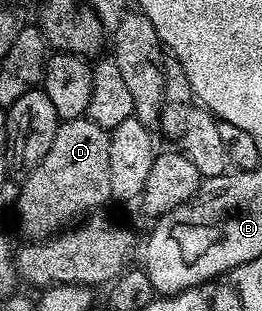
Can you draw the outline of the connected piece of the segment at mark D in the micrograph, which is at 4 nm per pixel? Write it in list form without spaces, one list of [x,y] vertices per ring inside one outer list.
[[[83,118],[59,123],[56,138],[52,138],[52,150],[44,154],[42,161],[20,184],[16,217],[30,235],[27,237],[45,238],[57,233],[75,218],[101,209],[98,207],[111,199],[109,145],[110,132],[95,120]]]

